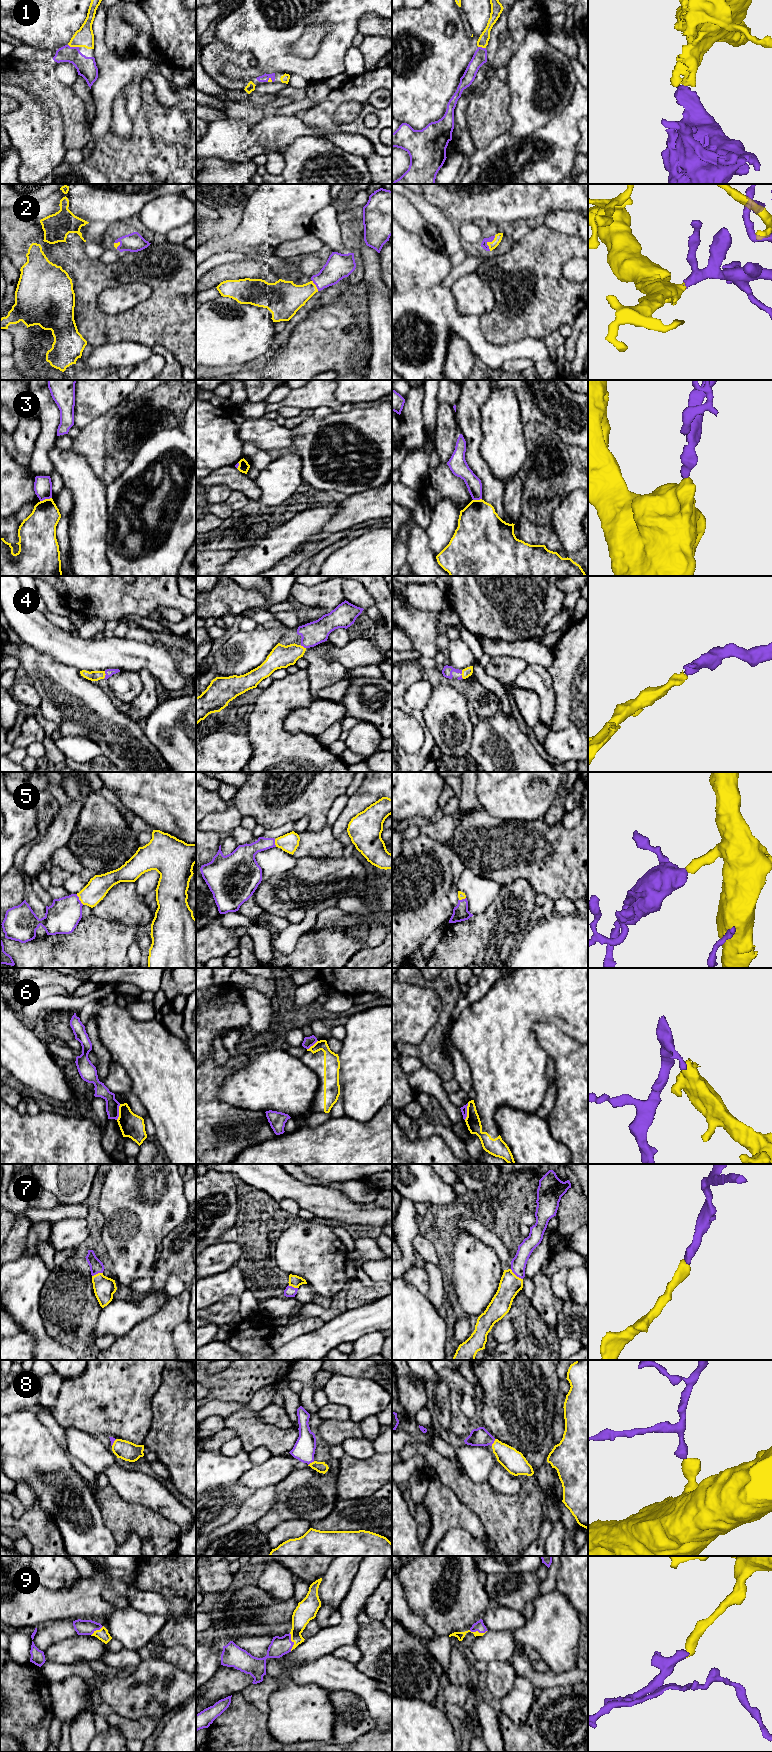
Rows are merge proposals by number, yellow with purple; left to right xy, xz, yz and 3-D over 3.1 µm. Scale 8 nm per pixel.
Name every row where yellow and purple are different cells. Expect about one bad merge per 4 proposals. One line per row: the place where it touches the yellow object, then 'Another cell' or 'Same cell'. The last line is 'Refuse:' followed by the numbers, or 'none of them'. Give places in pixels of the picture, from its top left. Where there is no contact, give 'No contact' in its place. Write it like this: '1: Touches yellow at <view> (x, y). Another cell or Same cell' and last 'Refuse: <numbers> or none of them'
1: Touches yellow at xy (73, 46). Same cell
2: Touches yellow at yz (488, 242). Same cell
3: Touches yellow at xy (45, 499). Another cell
4: Touches yellow at yz (461, 674). Same cell
5: Touches yellow at xy (79, 899). Same cell
6: Touches yellow at yz (467, 1111). Another cell
7: Touches yellow at yz (515, 1275). Same cell
8: Touches yellow at yz (494, 1442). Same cell
9: Touches yellow at xz (292, 1641). Same cell
Refuse: 3, 6

